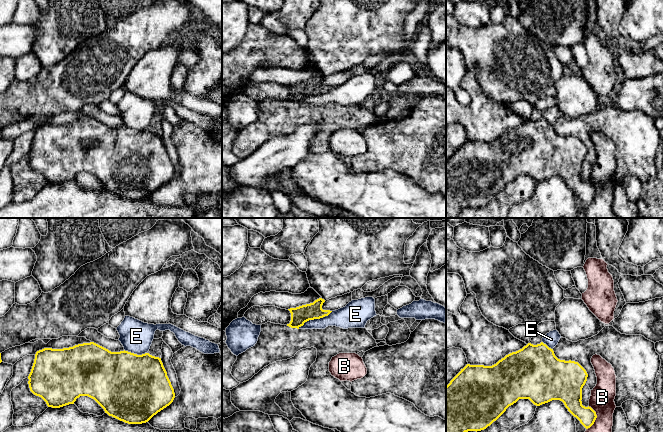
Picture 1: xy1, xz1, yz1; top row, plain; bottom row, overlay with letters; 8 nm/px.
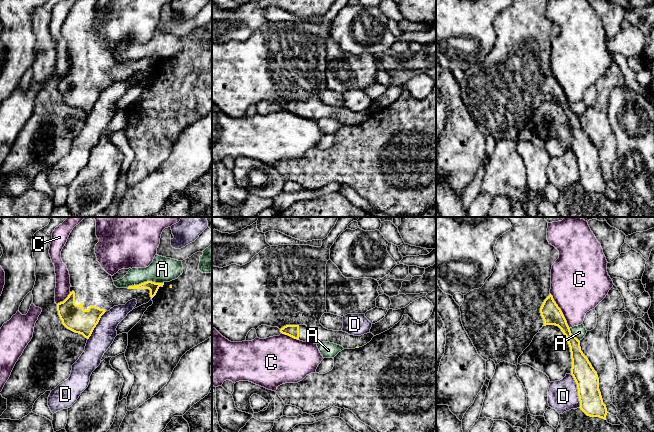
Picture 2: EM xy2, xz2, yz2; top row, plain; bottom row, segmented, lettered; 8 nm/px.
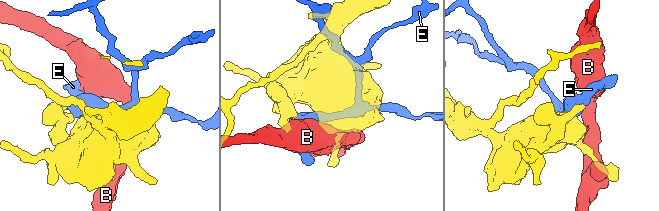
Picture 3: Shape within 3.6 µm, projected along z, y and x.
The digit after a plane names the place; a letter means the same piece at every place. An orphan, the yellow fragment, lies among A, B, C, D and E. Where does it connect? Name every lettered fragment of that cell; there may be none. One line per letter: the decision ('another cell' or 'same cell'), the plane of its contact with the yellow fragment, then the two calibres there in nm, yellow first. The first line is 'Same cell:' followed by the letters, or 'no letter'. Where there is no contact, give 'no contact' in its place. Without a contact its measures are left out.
Same cell: no letter
A: another cell; meets yellow in xy2; 80 nm thick on the yellow side, 200 nm on the other
B: another cell; meets yellow in yz1; 150 nm thick on the yellow side, 190 nm on the other
C: another cell; meets yellow in yz2; 160 nm thick on the yellow side, 440 nm on the other
D: another cell; meets yellow in yz2; 190 nm thick on the yellow side, 240 nm on the other
E: another cell; meets yellow in xz1; 140 nm thick on the yellow side, 170 nm on the other

